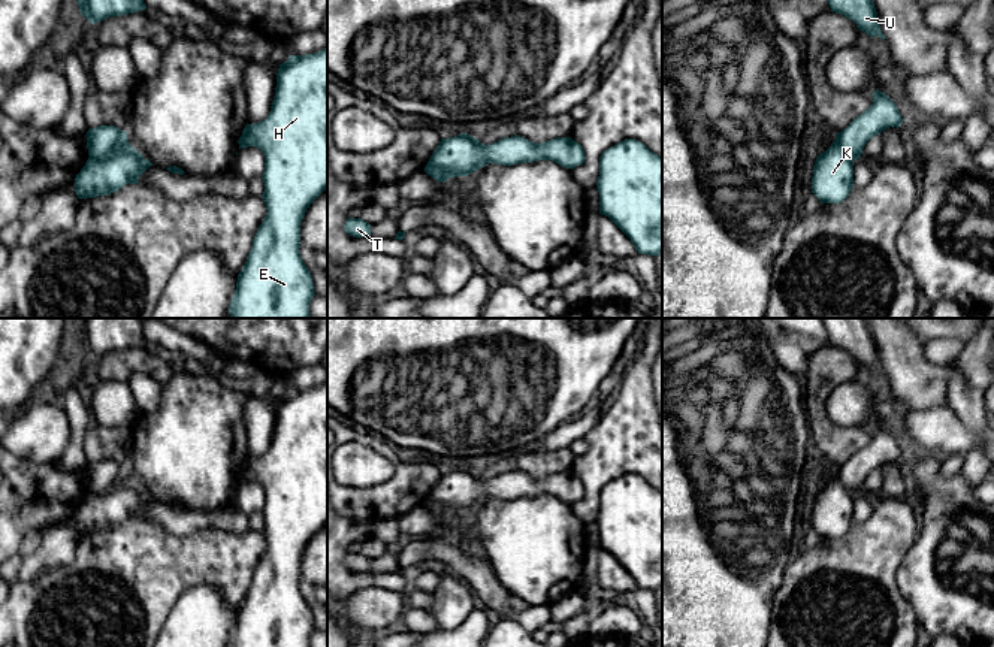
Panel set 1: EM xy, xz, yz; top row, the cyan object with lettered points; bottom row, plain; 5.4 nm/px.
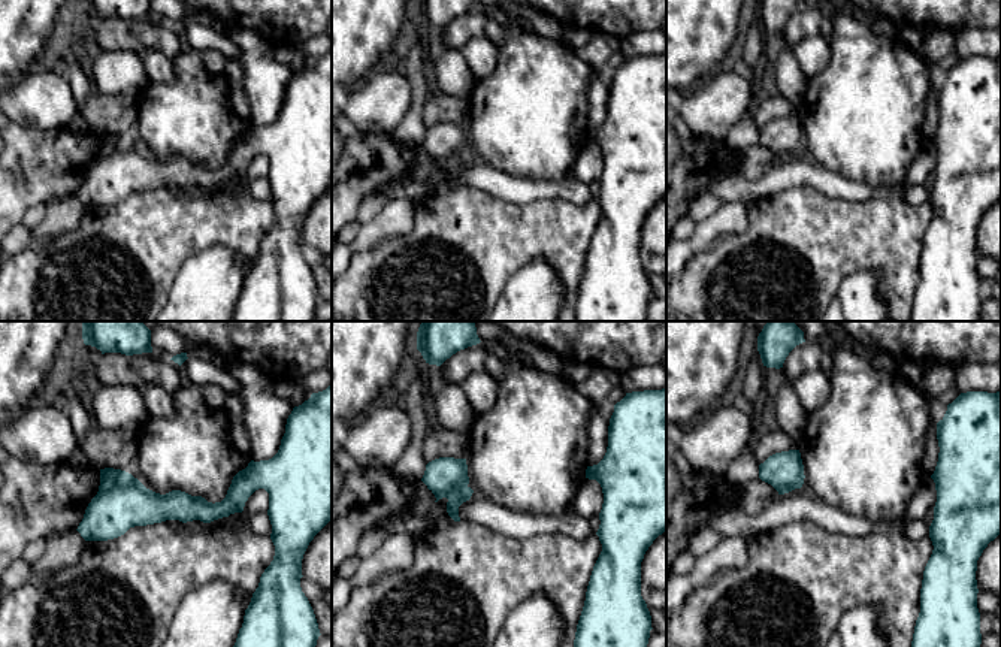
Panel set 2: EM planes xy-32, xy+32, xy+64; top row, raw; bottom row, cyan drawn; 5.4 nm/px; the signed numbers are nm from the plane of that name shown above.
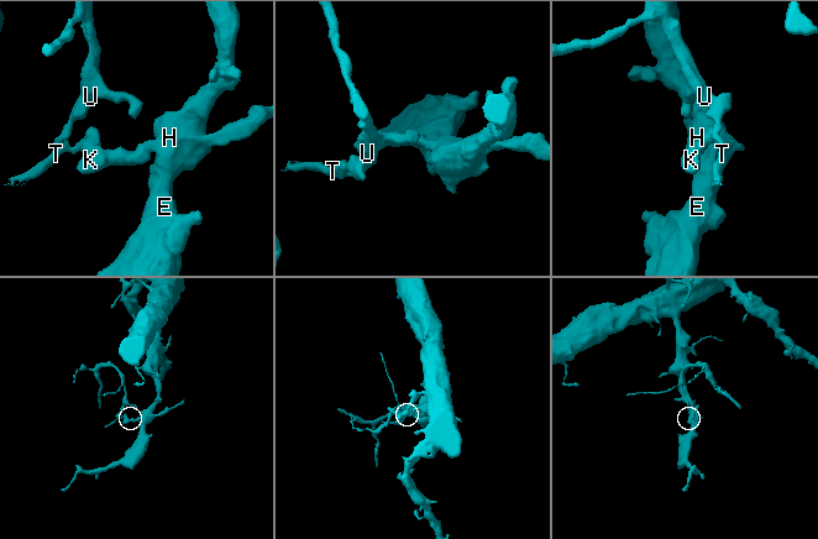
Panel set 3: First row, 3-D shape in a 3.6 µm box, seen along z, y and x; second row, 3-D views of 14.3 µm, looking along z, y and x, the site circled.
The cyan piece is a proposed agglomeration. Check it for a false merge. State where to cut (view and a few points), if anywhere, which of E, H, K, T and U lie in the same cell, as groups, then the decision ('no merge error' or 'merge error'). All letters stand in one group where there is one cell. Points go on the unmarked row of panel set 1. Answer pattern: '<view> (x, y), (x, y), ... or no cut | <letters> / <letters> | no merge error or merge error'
xy (127, 477), (102, 492), (90, 492) | E H K / T U | merge error

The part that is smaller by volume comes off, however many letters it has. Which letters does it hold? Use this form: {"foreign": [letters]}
{"foreign": ["T", "U"]}

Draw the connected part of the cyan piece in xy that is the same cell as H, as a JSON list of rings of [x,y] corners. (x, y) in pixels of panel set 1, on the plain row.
[[[327,381],[315,388],[290,390],[285,397],[280,399],[268,453],[247,459],[238,478],[239,484],[256,481],[265,490],[262,533],[268,548],[257,563],[251,586],[238,610],[229,647],[309,647],[315,628],[311,607],[299,587],[300,557],[309,539],[327,524]]]

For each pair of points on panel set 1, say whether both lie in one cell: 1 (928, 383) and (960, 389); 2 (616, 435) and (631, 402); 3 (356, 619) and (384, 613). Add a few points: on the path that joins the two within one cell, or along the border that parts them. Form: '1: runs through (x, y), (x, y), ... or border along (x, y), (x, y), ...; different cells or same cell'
1: border along (945, 366), (948, 369), (948, 402); different cells
2: runs through (624, 428), (631, 419), (631, 410); same cell
3: runs through (363, 614), (377, 613); same cell

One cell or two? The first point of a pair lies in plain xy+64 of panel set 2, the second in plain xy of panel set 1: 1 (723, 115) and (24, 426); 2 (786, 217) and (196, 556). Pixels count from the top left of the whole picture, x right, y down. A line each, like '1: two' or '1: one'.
1: one
2: one

